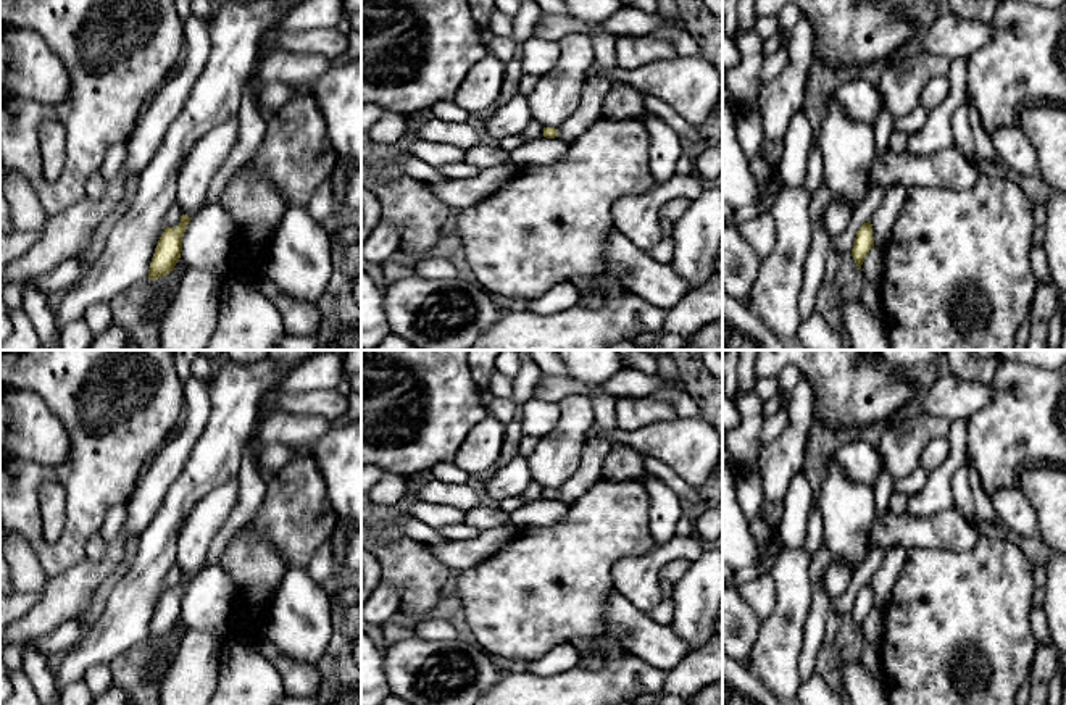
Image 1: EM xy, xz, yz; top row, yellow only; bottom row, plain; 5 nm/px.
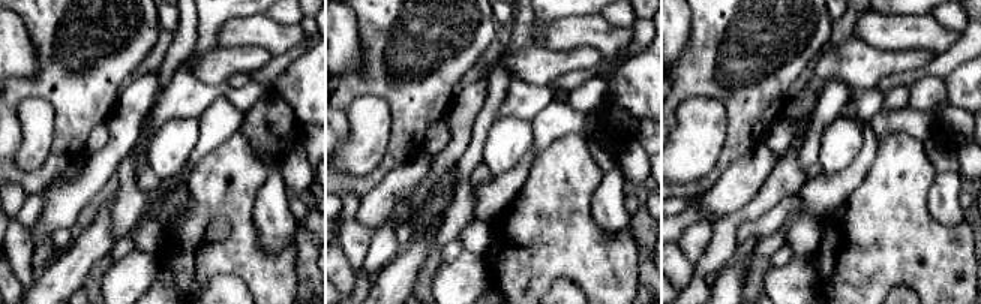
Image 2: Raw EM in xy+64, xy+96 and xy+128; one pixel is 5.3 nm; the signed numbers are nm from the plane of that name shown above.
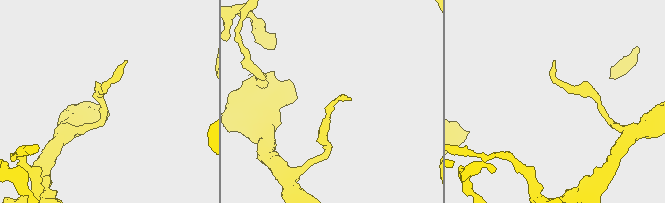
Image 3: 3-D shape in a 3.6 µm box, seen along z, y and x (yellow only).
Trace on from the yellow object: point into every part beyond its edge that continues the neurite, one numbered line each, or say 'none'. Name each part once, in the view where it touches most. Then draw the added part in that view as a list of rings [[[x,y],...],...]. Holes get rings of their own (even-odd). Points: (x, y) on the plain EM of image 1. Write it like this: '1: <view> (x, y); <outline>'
none

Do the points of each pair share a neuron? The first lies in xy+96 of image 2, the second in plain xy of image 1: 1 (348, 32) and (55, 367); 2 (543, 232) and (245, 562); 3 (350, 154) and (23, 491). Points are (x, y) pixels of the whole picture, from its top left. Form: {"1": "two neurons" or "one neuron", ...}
{"1": "two neurons", "2": "one neuron", "3": "two neurons"}

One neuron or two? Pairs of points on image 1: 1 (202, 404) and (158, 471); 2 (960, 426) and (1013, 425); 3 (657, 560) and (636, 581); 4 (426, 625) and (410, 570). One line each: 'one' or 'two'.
1: one
2: two
3: one
4: two

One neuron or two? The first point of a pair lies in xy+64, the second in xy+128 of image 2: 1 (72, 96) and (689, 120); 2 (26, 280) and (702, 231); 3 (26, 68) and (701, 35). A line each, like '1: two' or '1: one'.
1: two
2: one
3: two

